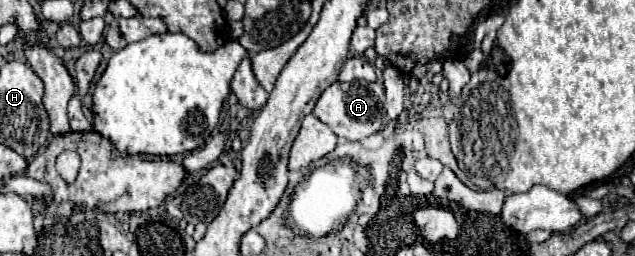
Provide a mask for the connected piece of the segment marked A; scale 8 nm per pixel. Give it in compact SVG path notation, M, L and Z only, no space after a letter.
M366 80L334 82L330 88L322 92L314 108L314 114L324 124L328 124L336 136L342 136L352 142L364 140L366 136L378 132L382 126L382 112L384 112L384 88L376 82Z

